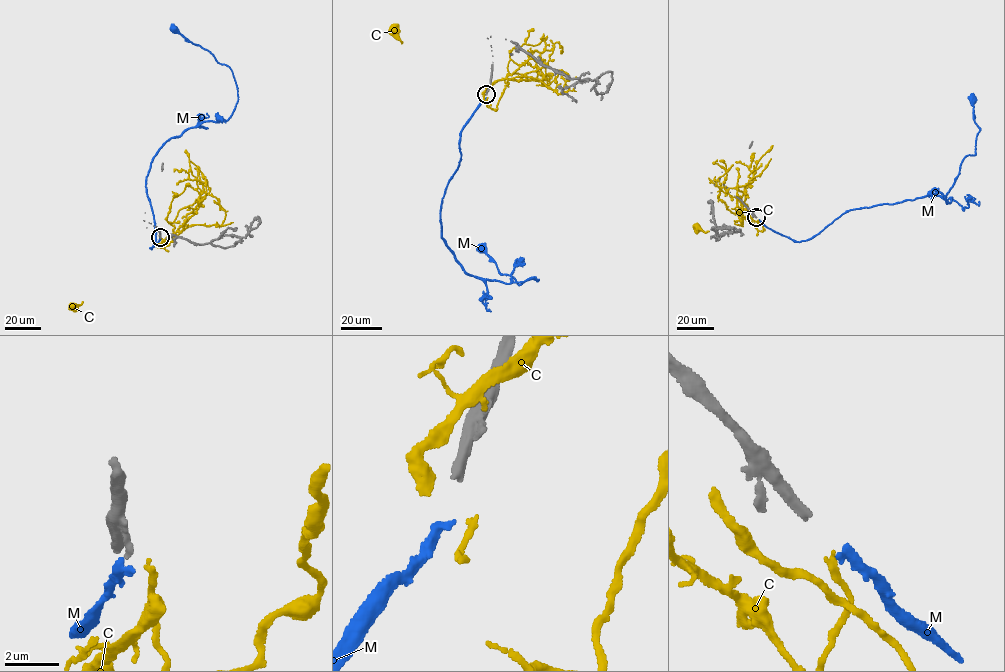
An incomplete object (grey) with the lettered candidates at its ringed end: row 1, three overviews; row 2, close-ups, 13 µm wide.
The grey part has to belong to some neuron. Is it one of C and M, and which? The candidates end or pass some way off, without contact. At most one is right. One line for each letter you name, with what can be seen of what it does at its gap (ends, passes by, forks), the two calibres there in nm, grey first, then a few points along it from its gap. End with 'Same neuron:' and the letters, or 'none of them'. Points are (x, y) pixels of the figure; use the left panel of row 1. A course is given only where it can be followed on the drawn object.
M: it ends | 360/360 nm | via (160, 238), (150, 248), (145, 185), (155, 155), (187, 129), (226, 121), (237, 103), (229, 66), (173, 28)
Same neuron: M

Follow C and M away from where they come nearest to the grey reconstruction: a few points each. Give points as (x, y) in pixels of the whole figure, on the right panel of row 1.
C: (758, 220), (756, 229), (748, 220), (709, 231), (697, 227)
M: (758, 220), (801, 242), (850, 210), (932, 195), (949, 203), (961, 163), (975, 154), (973, 99)

